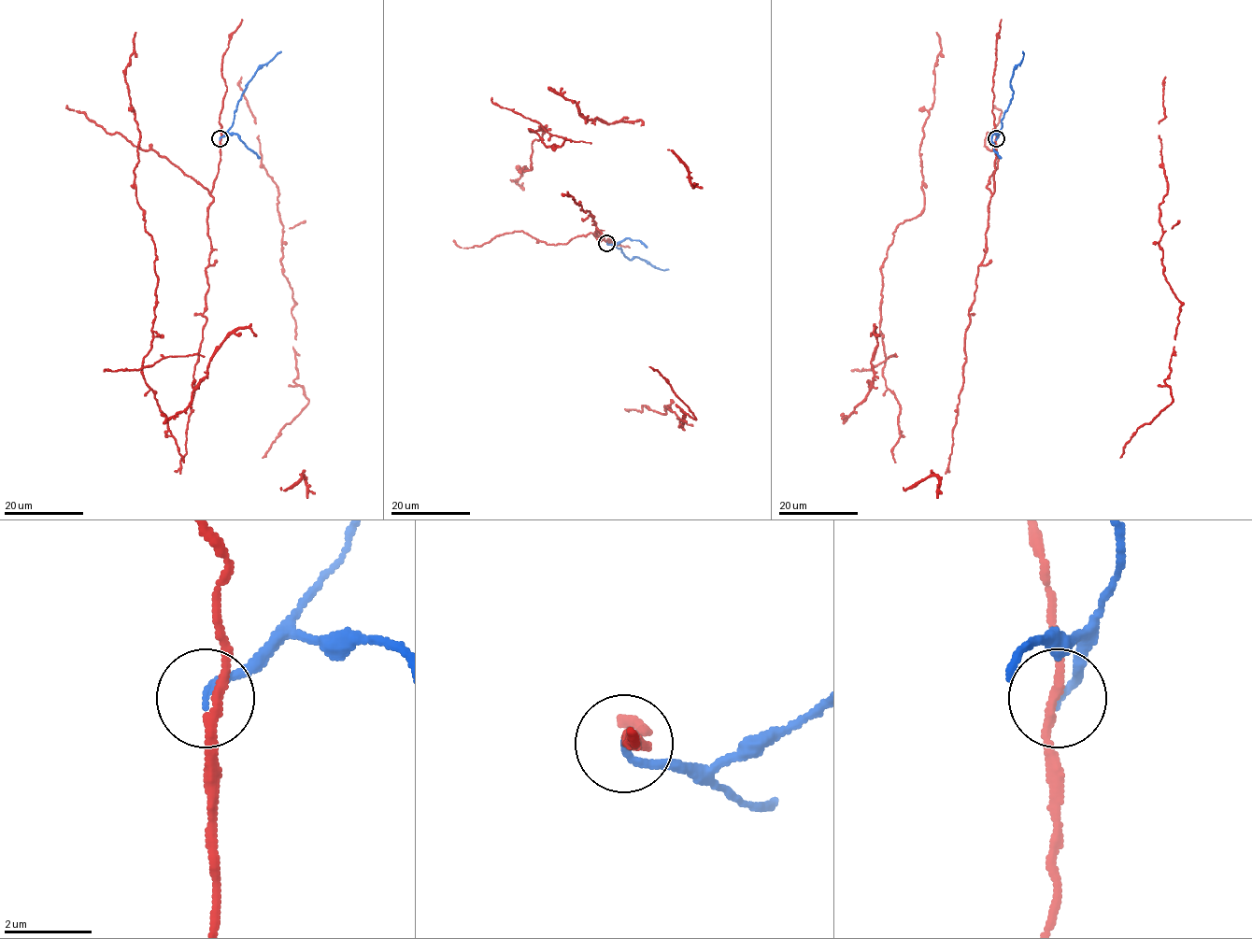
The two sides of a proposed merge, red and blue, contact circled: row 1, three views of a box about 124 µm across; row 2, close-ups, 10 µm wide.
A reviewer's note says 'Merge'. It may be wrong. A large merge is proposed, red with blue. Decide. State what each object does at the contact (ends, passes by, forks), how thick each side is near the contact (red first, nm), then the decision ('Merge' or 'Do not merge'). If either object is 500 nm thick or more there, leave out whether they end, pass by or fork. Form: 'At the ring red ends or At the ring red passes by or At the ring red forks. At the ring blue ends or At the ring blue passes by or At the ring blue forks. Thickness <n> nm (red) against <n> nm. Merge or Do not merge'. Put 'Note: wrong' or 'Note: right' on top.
Note: wrong
At the ring red passes by. At the ring blue ends. Thickness 190 nm (red) against 160 nm. Do not merge

